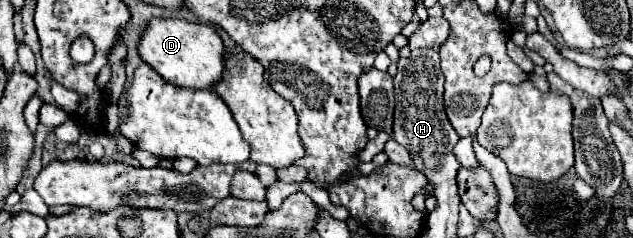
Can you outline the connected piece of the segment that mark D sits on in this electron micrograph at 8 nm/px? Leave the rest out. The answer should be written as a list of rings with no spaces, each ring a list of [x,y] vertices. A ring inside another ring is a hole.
[[[154,18],[138,44],[138,52],[142,60],[148,62],[164,80],[182,88],[212,88],[212,84],[220,80],[220,72],[224,72],[224,42],[206,24],[192,24],[174,18]]]

